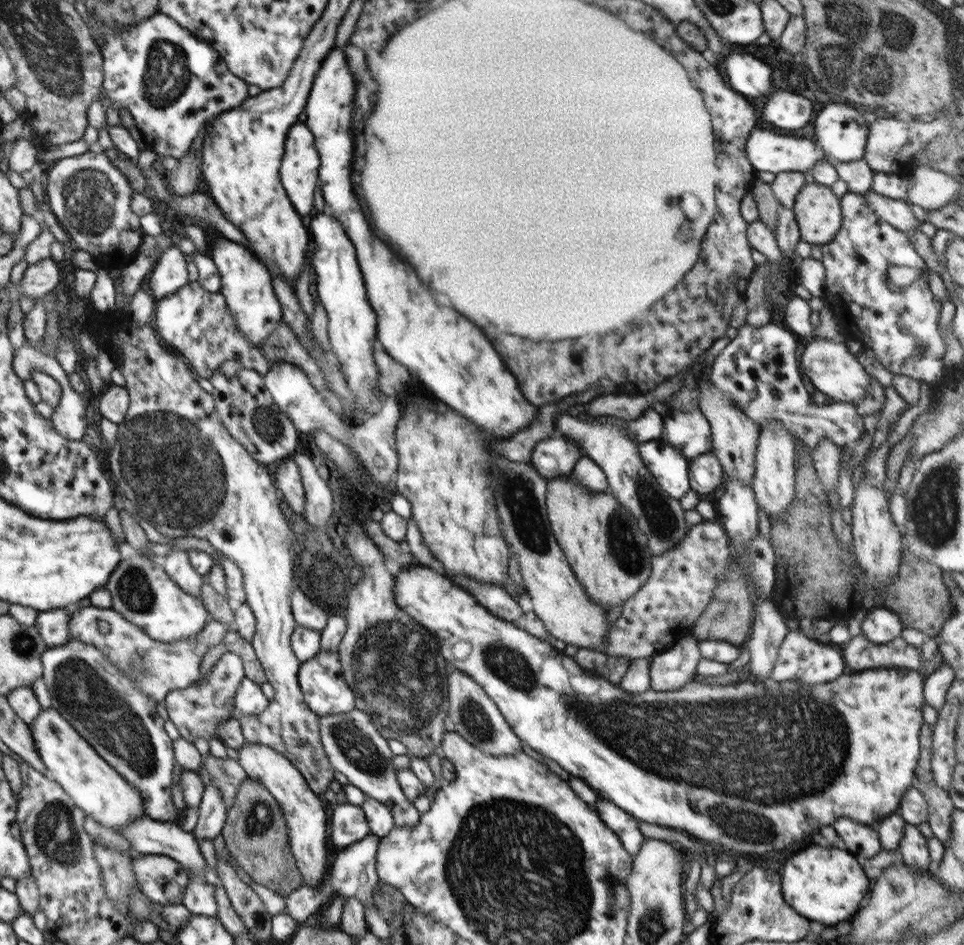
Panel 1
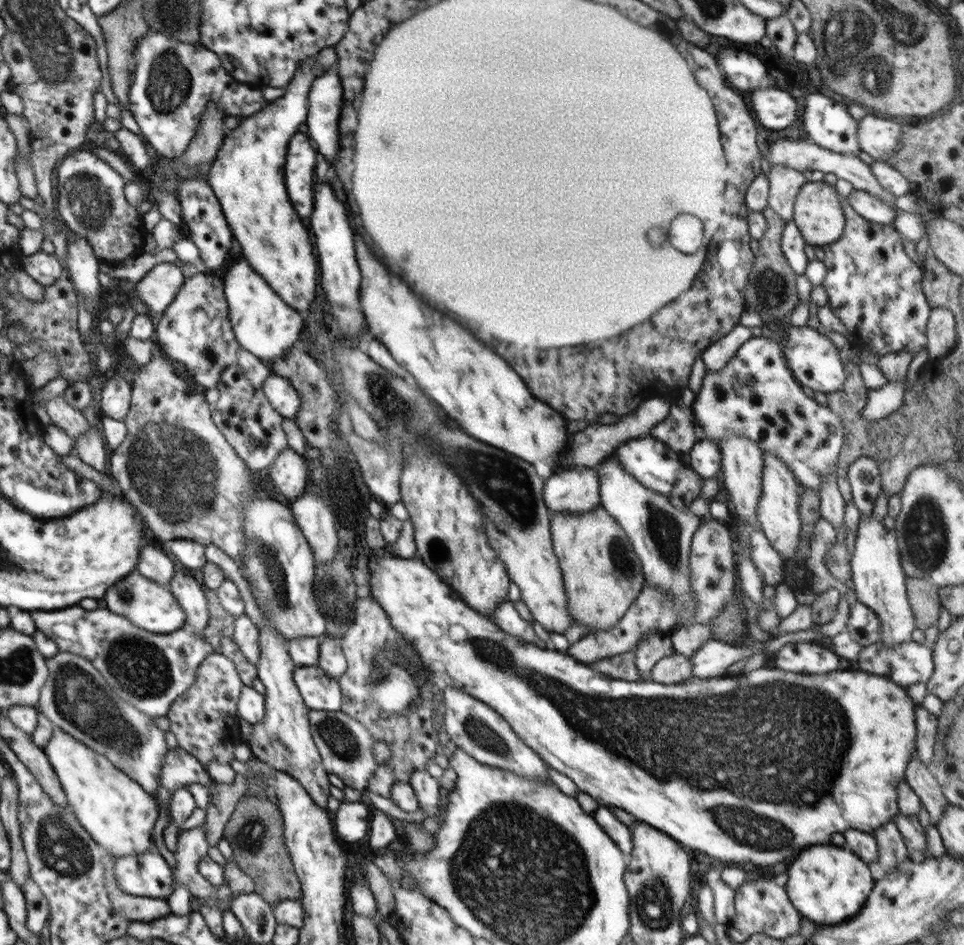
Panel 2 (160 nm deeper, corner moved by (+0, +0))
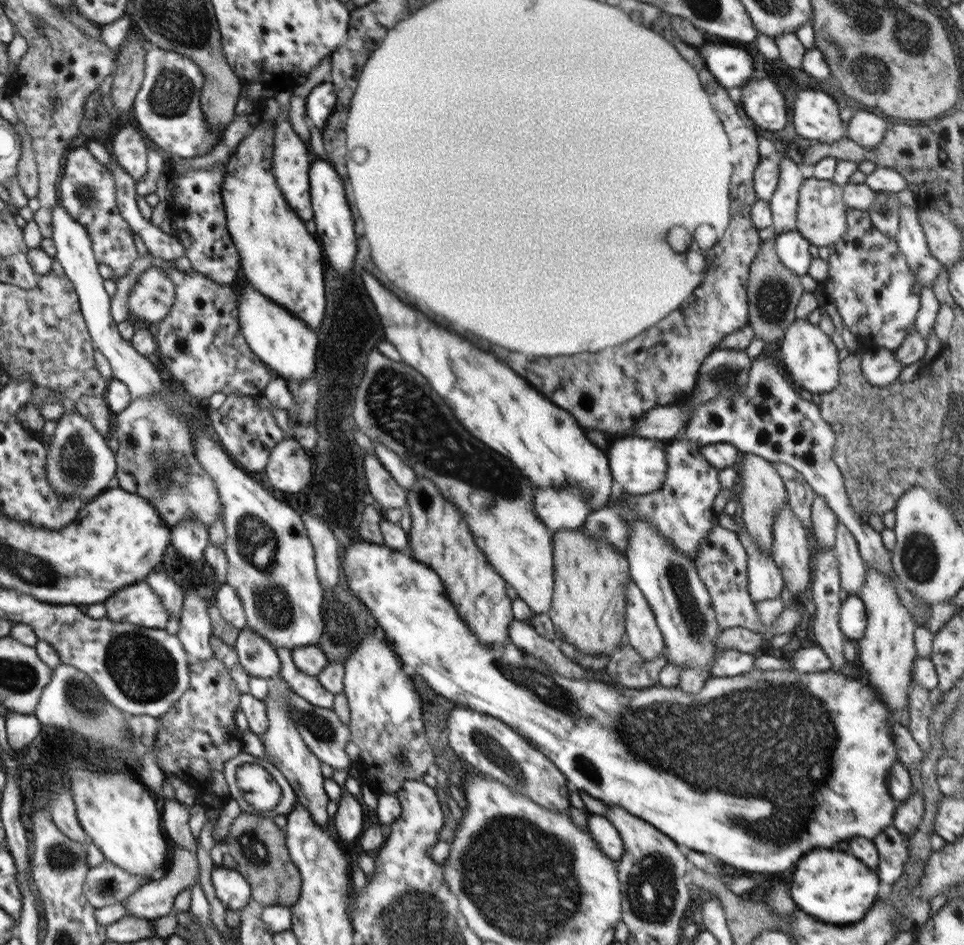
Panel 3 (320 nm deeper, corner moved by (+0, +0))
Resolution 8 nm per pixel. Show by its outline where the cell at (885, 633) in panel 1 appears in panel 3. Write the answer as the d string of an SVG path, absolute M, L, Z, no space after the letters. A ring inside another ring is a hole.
M850 594L841 602L839 610L840 629L847 640L856 642L864 636L867 622L867 612L863 600L856 594Z

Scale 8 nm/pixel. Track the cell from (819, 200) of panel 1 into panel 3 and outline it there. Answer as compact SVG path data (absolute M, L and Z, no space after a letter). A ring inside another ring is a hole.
M805 179L797 202L797 230L814 246L826 246L841 240L847 229L847 204L842 200L843 186L832 180Z

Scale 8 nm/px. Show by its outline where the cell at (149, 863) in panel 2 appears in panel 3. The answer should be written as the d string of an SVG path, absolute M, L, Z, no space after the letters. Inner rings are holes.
M105 860L99 866L88 869L83 895L96 909L123 902L140 885L164 876L166 870L166 867L157 870L153 876L137 876Z

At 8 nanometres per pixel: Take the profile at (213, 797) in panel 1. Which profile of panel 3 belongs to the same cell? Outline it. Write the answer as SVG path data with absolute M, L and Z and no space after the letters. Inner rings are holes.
M176 844L173 850L174 857L172 857L164 876L148 881L146 885L140 885L138 890L135 890L127 899L123 900L122 903L129 912L129 916L148 919L166 916L172 910L174 899L179 892L187 888L191 889L194 883L200 883L197 855L179 844Z

